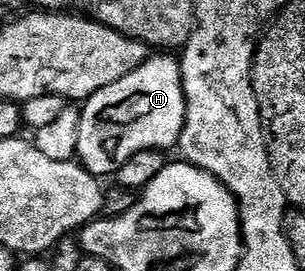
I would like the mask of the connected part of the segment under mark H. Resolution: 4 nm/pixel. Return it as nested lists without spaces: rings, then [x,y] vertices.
[[[174,56],[147,57],[140,68],[85,99],[81,112],[77,161],[92,175],[117,175],[118,169],[132,160],[136,152],[173,151],[184,132],[186,119],[182,63]]]

